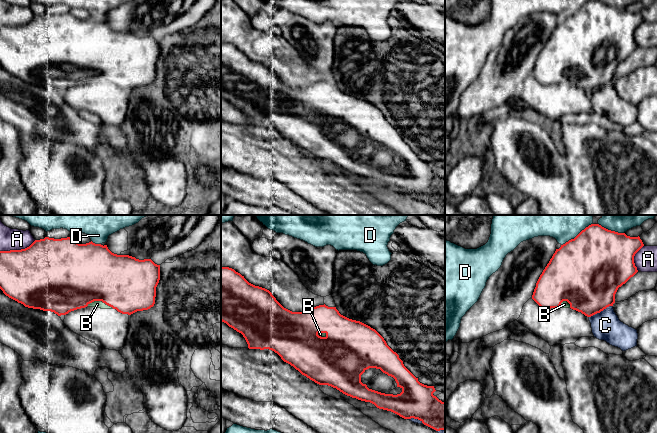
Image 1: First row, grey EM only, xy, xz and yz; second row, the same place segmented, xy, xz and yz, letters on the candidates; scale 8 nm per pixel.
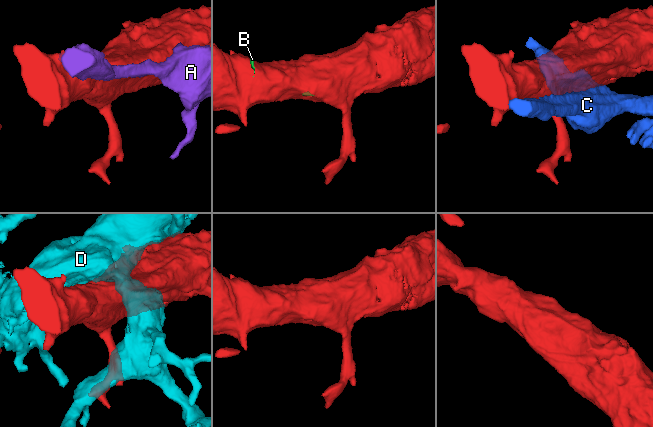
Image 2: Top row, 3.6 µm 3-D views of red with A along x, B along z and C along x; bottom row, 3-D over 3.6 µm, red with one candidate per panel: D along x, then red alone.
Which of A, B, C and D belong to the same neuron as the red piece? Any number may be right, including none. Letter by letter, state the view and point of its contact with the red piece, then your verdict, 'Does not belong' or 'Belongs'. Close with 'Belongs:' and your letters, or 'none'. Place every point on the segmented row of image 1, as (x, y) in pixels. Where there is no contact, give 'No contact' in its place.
A: Touches red at xy (17, 250). Does not belong
B: Touches red at xy (100, 300). Does not belong
C: Touches red at yz (600, 311). Does not belong
D: Touches red at yz (577, 235). Does not belong
Belongs: none

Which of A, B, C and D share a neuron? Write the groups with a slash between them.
A / B / C / D

